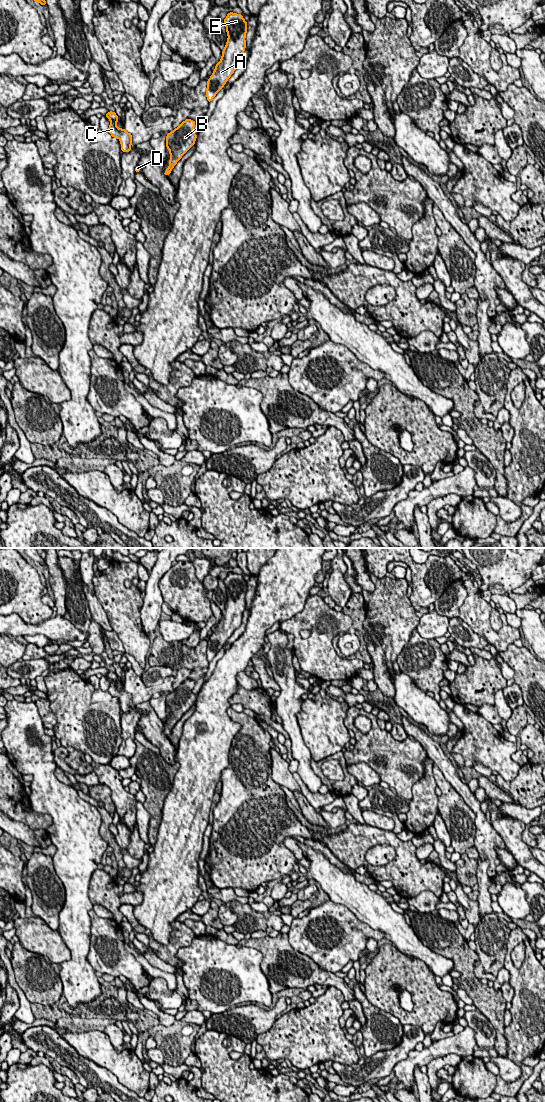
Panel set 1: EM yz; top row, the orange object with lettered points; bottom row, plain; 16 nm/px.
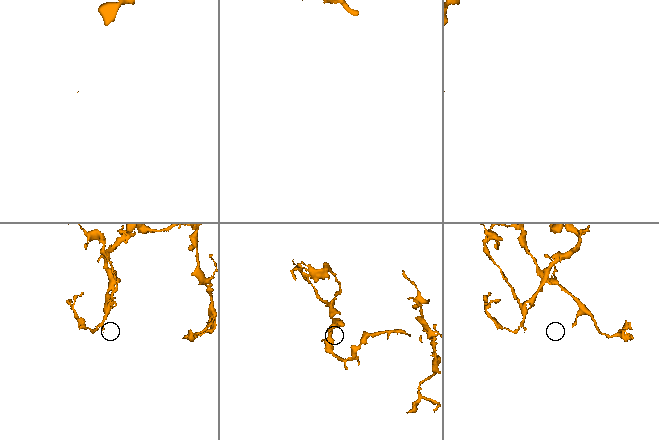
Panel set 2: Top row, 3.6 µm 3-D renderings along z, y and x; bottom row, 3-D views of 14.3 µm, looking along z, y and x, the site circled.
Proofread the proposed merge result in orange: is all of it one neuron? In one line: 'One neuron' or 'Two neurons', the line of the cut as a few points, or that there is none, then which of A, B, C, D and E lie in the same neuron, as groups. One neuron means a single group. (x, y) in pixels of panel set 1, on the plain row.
One neuron. No split. Groups: A B C D E

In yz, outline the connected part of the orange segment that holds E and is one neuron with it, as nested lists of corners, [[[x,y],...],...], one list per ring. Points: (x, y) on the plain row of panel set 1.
[[[229,572],[224,579],[228,599],[221,620],[216,624],[213,634],[207,641],[206,656],[211,662],[223,648],[233,632],[241,625],[246,608],[247,581],[241,574]]]

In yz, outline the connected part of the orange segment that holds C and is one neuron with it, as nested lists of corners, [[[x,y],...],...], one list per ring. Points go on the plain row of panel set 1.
[[[109,671],[105,676],[111,681],[108,692],[113,698],[118,698],[120,700],[121,710],[125,713],[131,711],[132,695],[126,692],[124,688],[120,689],[116,685],[118,683],[118,676],[116,673]]]

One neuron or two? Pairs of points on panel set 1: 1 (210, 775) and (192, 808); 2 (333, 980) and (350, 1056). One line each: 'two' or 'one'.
1: one
2: two

